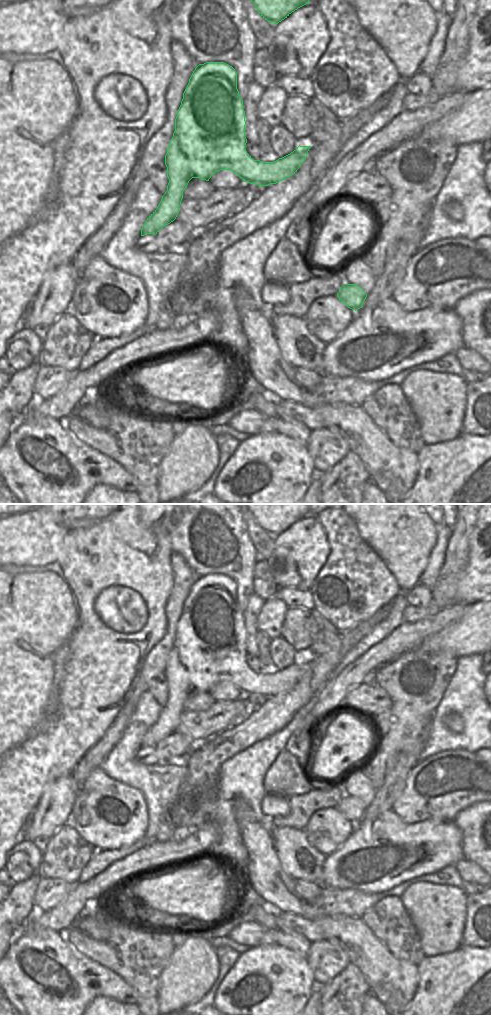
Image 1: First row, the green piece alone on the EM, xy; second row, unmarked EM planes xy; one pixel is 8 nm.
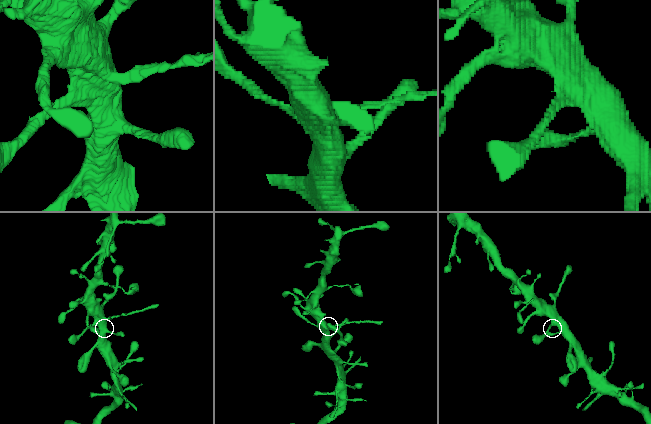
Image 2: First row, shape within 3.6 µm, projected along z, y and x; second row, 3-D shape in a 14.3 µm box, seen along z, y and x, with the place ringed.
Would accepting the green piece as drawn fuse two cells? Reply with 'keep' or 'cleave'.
cleave

